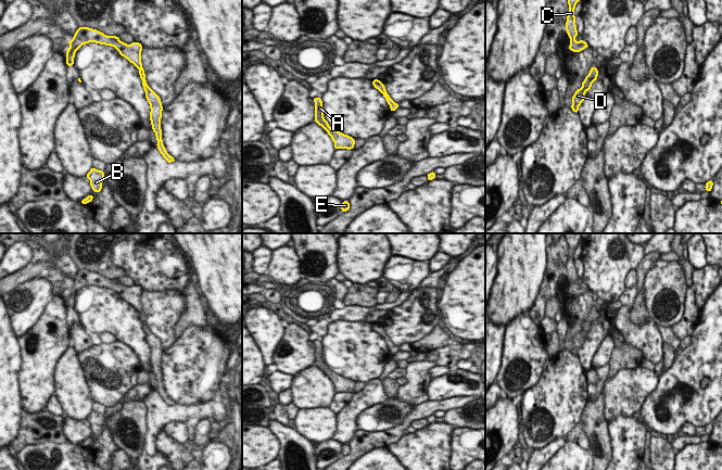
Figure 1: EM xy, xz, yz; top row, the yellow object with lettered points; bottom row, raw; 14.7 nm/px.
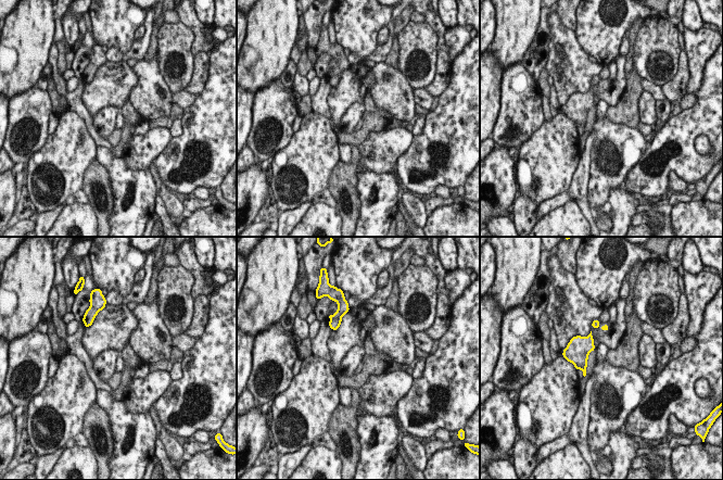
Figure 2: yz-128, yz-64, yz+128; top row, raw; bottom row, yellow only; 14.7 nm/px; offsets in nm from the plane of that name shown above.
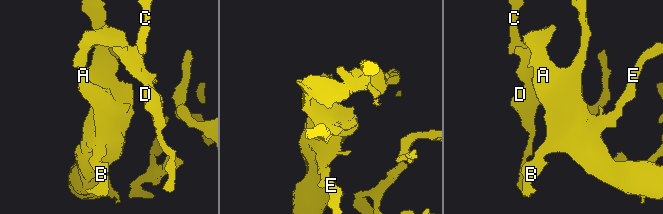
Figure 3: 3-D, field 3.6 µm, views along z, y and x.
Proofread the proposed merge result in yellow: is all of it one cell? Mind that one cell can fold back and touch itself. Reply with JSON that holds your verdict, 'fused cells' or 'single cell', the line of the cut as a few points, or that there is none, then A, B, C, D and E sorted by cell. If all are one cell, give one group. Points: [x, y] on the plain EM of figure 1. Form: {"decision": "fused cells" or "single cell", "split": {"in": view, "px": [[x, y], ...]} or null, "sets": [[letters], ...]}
{"decision": "single cell", "split": null, "sets": [["A", "B", "C", "D", "E"]]}

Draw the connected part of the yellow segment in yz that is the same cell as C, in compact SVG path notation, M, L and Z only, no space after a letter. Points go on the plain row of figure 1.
M565 233L565 237L569 245L569 256L566 265L567 278L570 281L569 293L572 295L581 295L585 291L590 291L584 283L575 283L575 280L579 278L579 276L575 268L574 252L577 246L582 243L582 233Z

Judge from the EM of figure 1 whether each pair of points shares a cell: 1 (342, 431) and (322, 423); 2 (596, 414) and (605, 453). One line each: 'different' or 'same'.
1: different
2: same

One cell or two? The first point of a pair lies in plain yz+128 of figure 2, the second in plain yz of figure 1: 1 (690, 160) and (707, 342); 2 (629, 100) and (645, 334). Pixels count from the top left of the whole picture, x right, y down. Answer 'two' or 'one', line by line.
1: one
2: two

